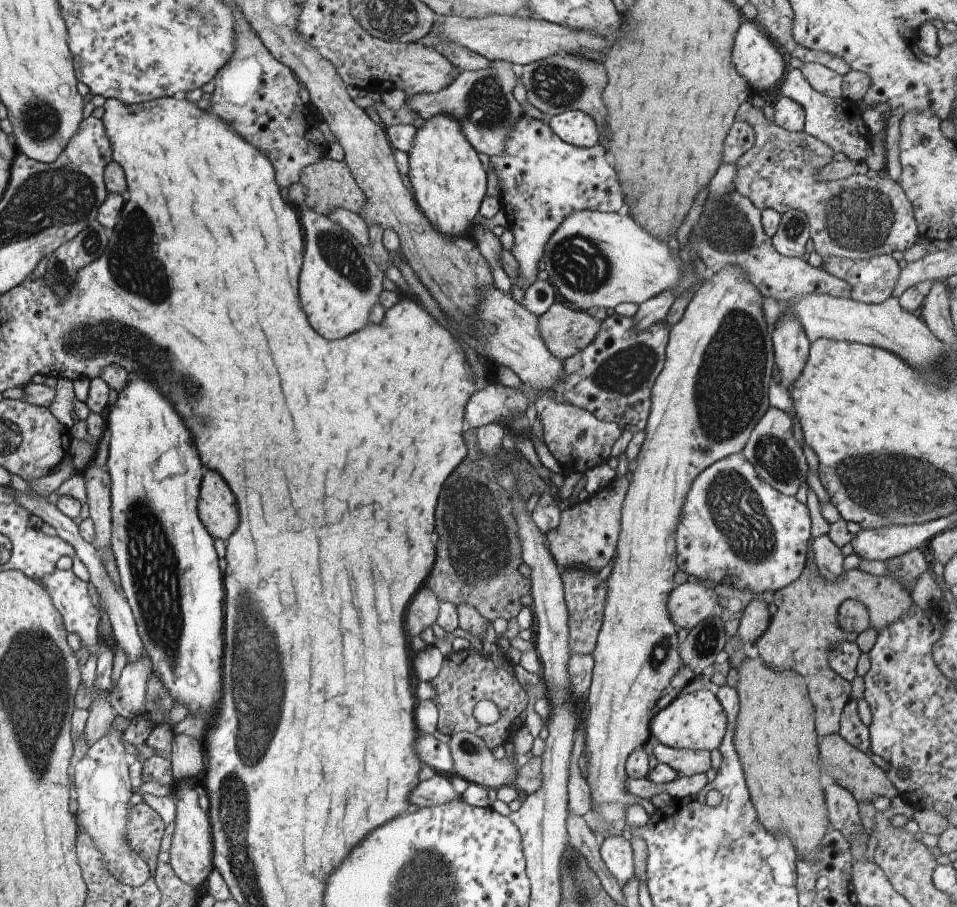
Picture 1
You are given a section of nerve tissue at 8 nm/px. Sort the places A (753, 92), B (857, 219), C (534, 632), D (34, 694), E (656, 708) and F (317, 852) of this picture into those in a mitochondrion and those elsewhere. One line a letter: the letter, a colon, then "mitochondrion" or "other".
A: other
B: mitochondrion
C: other
D: mitochondrion
E: other
F: other

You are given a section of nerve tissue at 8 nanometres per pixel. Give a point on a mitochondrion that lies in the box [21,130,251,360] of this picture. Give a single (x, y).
(137, 273)

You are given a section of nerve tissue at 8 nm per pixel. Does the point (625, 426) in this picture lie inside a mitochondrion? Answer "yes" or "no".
no

